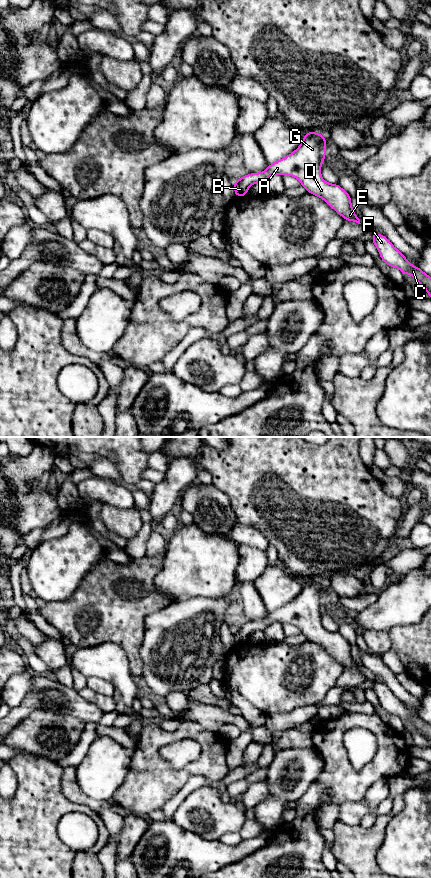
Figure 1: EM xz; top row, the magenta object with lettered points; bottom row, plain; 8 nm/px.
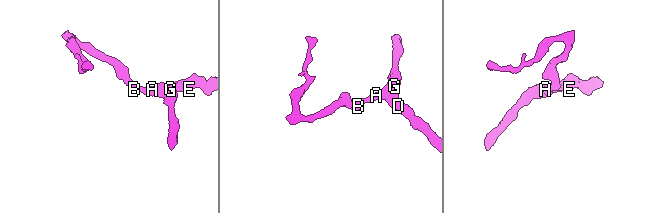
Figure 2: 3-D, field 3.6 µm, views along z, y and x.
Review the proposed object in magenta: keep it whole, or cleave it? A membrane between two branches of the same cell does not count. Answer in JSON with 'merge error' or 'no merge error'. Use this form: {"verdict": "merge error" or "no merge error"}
{"verdict": "no merge error"}

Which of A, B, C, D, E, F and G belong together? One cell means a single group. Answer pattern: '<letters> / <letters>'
A B C D E F G

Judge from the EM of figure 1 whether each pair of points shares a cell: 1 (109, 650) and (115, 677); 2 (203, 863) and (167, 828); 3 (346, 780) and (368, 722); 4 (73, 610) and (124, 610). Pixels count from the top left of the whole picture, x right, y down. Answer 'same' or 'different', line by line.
1: same
2: same
3: same
4: same

